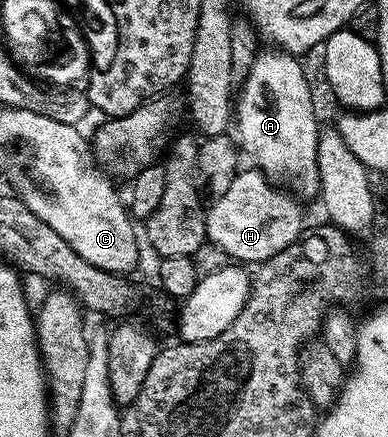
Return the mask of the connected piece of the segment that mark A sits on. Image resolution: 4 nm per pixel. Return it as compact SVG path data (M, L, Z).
M266 48L256 54L255 63L236 94L236 138L241 153L245 157L247 154L267 178L285 184L305 200L313 194L315 197L320 190L316 160L320 121L314 115L314 98L298 62L301 61L295 55L277 48Z

